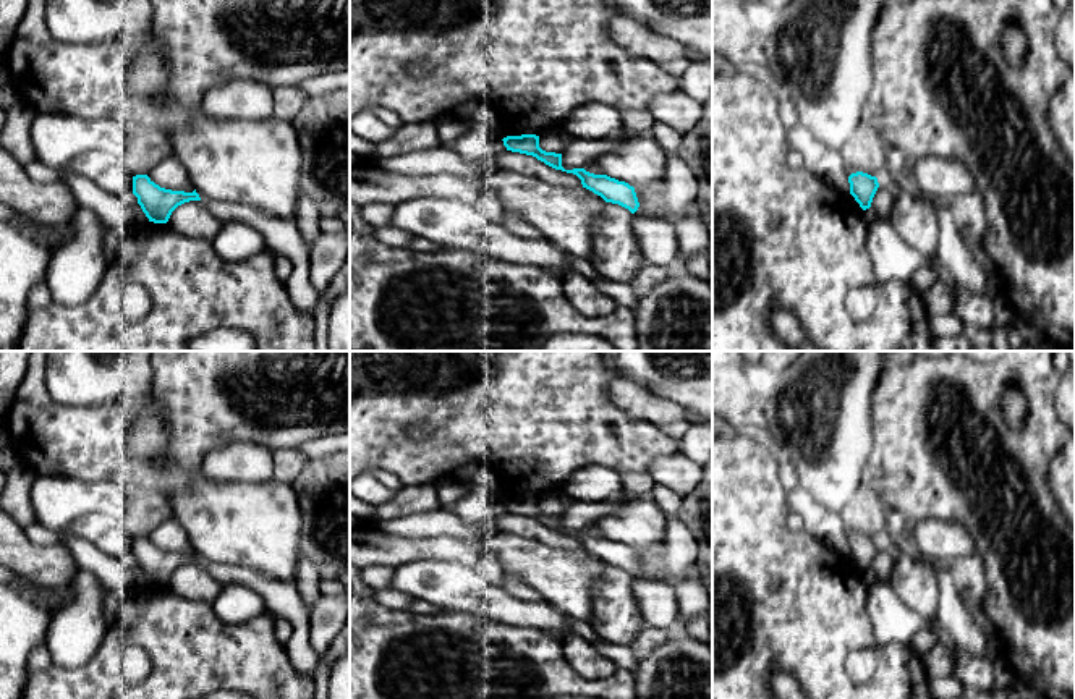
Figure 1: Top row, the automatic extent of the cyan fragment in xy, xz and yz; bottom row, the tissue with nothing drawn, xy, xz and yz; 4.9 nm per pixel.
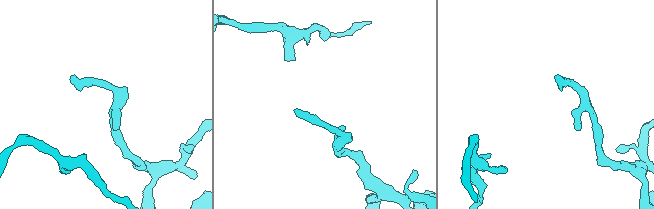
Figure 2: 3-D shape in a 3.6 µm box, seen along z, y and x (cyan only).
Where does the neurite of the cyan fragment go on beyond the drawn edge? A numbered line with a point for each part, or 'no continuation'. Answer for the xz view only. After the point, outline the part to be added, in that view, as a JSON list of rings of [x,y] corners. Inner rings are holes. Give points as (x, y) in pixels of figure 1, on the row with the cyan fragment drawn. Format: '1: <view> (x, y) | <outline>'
no continuation

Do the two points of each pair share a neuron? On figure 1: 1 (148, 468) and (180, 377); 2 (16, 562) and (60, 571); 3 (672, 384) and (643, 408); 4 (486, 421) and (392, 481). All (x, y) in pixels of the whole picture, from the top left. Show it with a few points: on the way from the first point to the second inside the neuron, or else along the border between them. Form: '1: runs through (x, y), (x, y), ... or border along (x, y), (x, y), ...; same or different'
1: runs through (174, 457), (182, 449), (182, 403); same
2: runs through (28, 562), (49, 565); same
3: border along (625, 377), (684, 410); different
4: border along (366, 468), (387, 470), (403, 486); different

